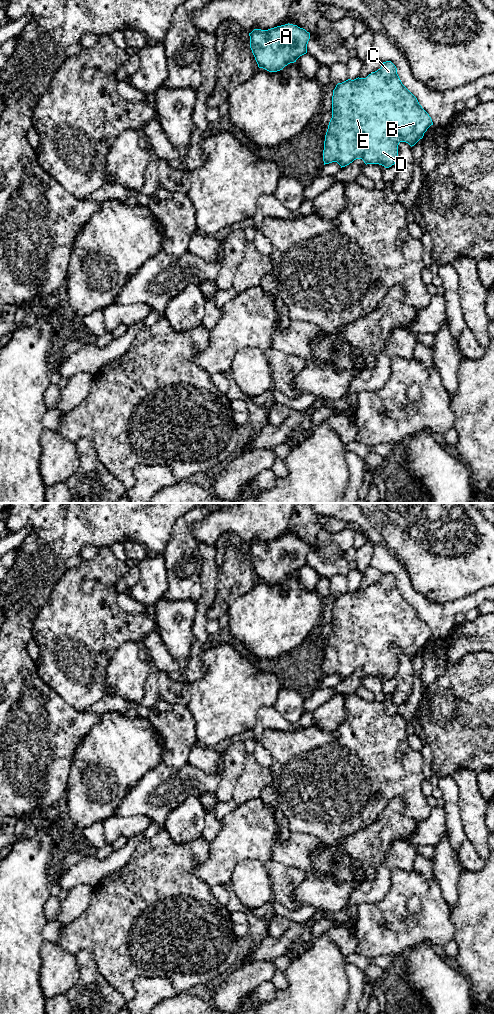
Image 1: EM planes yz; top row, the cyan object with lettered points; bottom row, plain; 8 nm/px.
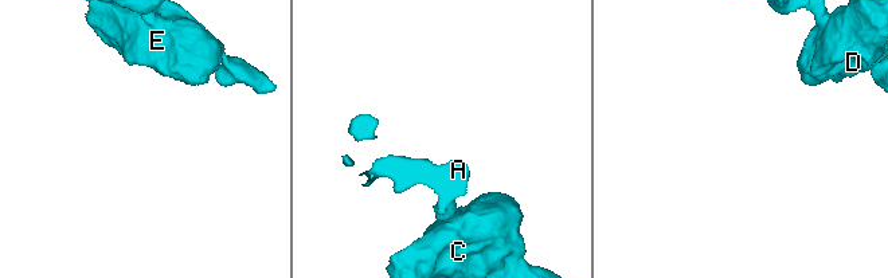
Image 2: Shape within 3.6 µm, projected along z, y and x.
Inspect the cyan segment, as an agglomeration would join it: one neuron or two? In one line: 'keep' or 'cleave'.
keep

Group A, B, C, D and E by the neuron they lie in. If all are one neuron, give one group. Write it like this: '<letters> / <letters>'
A B C D E

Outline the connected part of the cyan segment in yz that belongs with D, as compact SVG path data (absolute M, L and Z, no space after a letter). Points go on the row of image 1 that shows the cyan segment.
M391 61L383 62L380 69L369 74L366 78L356 78L354 80L348 79L342 83L338 83L333 90L332 96L332 118L329 122L328 129L325 135L323 161L324 165L332 162L337 162L341 168L349 165L356 159L362 159L367 164L379 164L385 168L389 168L395 164L398 158L398 145L400 142L406 142L411 147L414 146L420 139L423 138L427 129L433 125L429 114L419 104L417 98L402 84L398 74L397 68Z

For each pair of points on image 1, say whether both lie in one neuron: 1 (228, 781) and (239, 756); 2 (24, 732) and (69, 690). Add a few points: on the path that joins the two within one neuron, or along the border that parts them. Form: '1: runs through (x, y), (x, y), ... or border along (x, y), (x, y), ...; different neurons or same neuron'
1: runs through (230, 775), (232, 767), (236, 762); same neuron
2: border along (44, 681), (70, 705), (81, 710); different neurons

